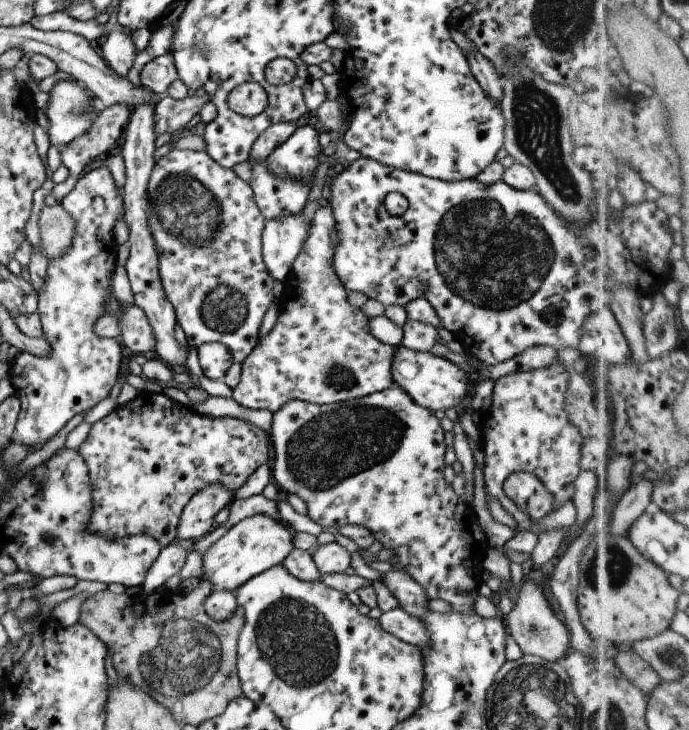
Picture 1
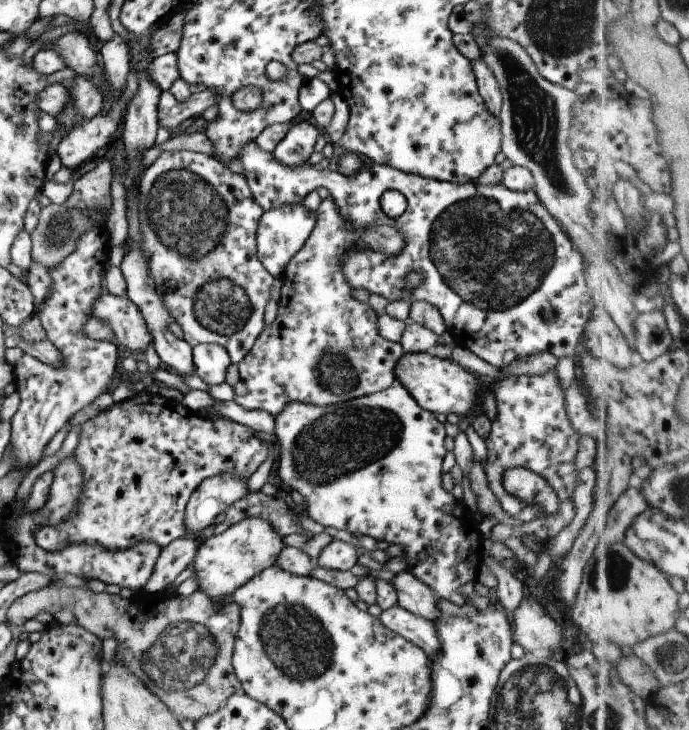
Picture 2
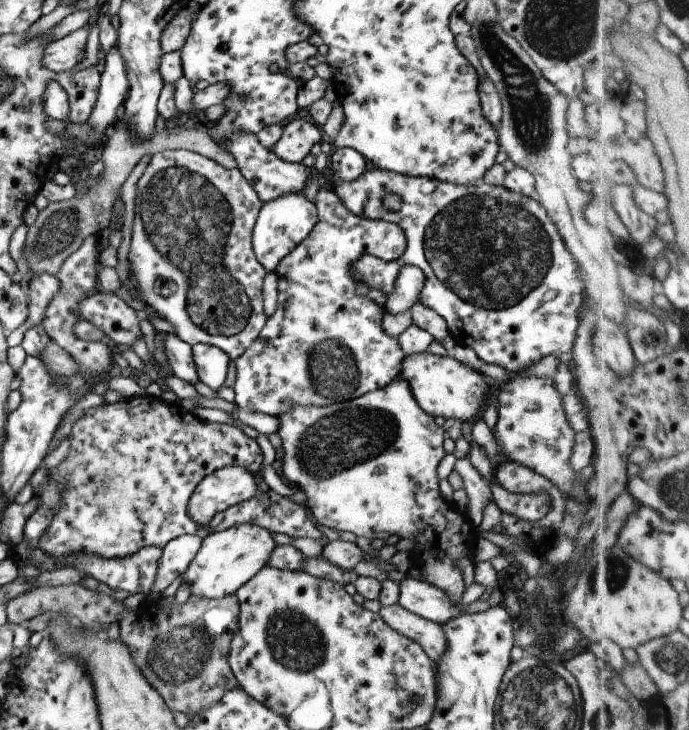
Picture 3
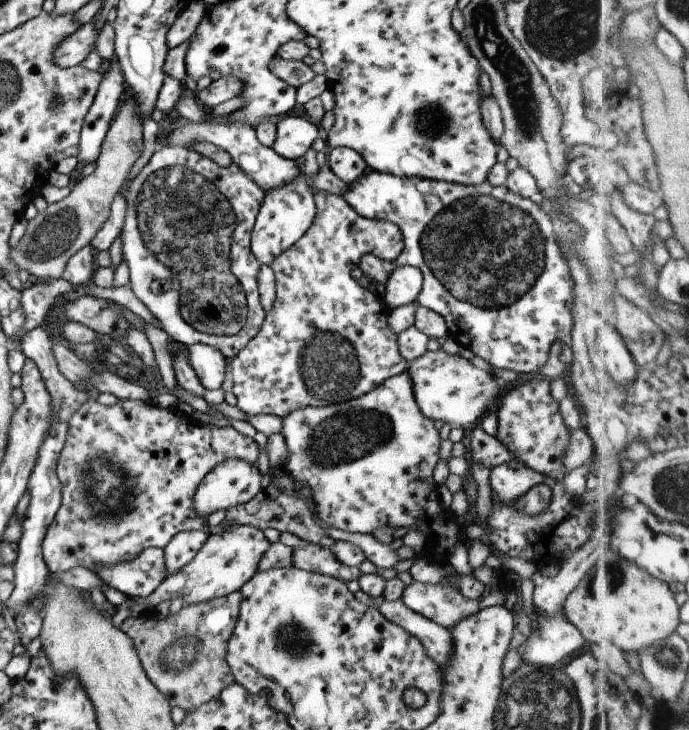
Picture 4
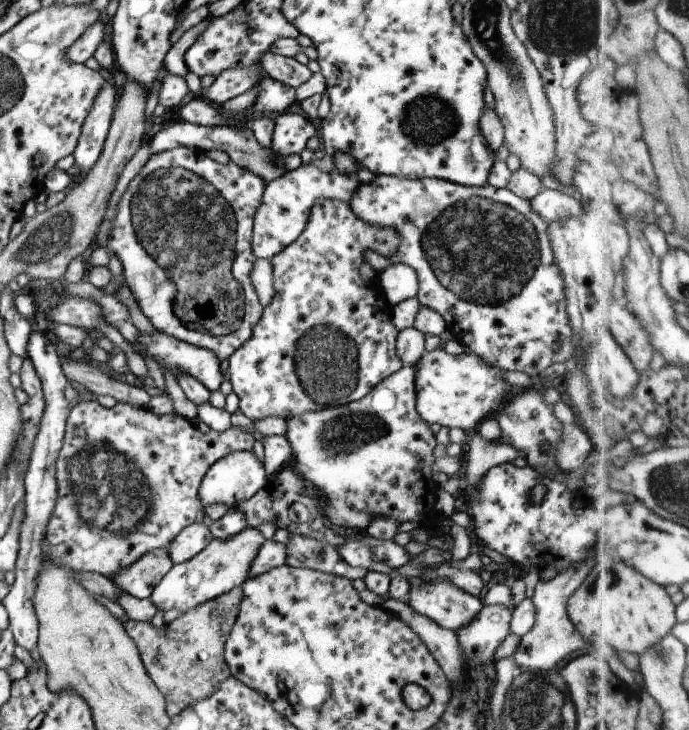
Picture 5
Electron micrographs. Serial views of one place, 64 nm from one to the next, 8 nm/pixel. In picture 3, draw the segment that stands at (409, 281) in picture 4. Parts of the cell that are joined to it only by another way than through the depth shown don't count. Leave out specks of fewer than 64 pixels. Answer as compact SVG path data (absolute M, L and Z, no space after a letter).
M403 266L395 275L395 282L387 302L383 304L384 312L387 314L401 314L409 310L411 305L417 301L419 291L424 283L424 274L420 268L414 266Z

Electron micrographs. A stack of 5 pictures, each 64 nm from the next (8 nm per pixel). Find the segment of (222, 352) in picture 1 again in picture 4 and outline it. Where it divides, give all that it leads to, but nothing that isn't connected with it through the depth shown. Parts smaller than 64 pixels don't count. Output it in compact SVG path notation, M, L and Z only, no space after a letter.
M171 338L165 344L165 348L170 354L177 354L179 350L185 352L187 363L193 368L193 372L205 390L220 388L229 361L221 352L217 351L217 348L201 343L181 348L179 343L175 344Z

